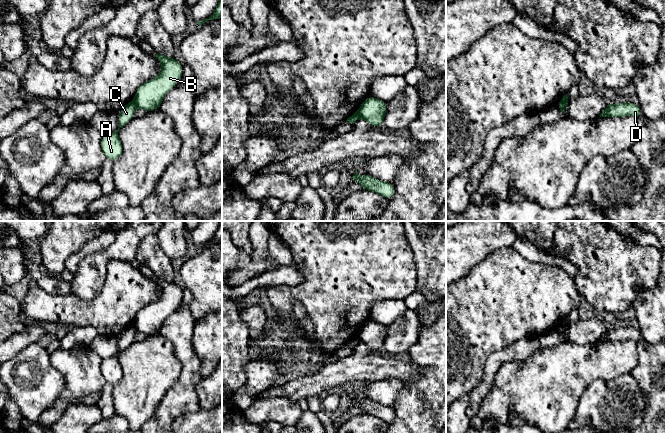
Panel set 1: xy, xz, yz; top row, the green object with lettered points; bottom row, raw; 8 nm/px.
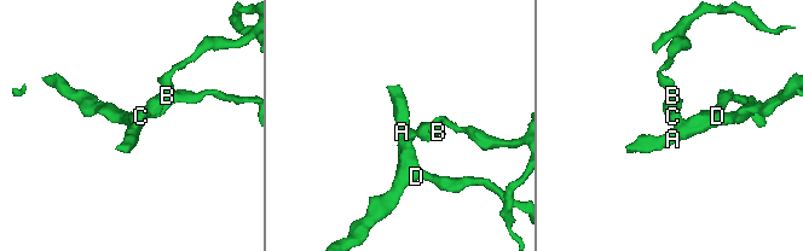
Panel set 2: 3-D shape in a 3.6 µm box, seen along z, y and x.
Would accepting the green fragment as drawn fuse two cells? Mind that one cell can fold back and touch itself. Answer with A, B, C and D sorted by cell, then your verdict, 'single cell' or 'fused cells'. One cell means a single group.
A C D / B; fused cells

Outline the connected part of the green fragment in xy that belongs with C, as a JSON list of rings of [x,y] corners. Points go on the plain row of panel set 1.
[[[131,325],[127,327],[118,337],[119,339],[119,350],[115,356],[103,359],[101,364],[101,373],[107,383],[111,385],[117,384],[123,377],[123,371],[118,360],[119,353],[129,347],[134,340],[135,326]]]

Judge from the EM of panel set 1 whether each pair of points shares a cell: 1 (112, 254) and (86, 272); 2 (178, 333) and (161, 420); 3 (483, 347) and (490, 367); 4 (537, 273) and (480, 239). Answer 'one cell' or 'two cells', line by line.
1: one cell
2: one cell
3: two cells
4: two cells

